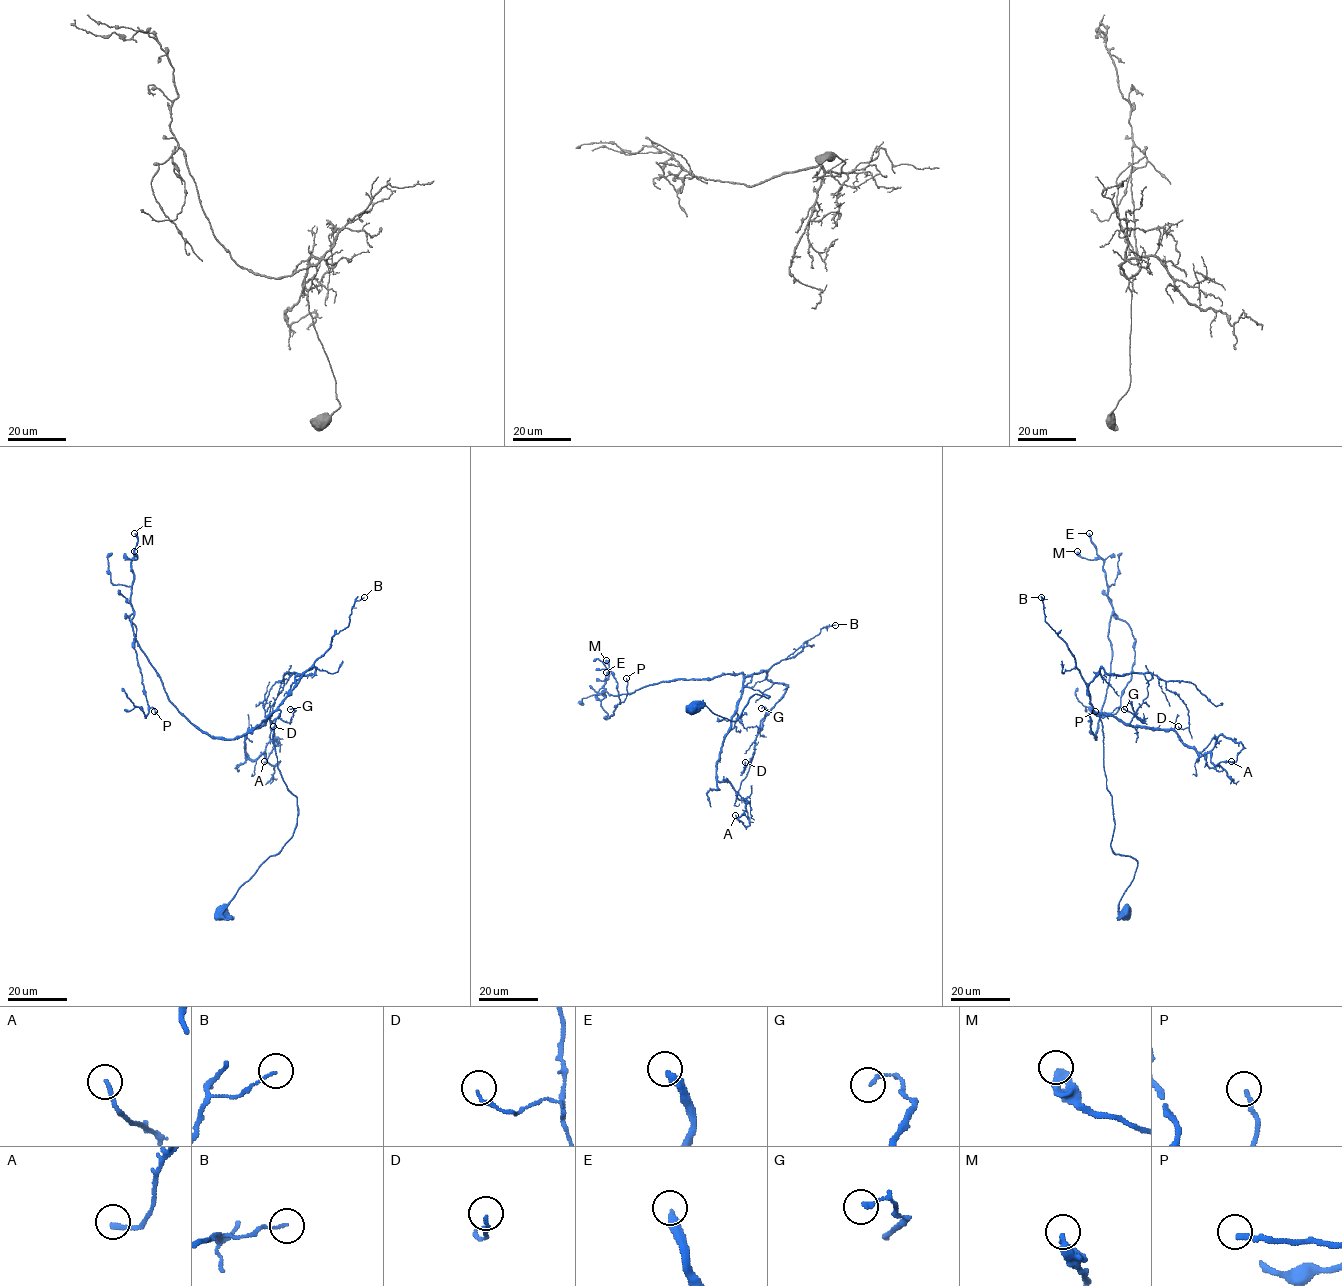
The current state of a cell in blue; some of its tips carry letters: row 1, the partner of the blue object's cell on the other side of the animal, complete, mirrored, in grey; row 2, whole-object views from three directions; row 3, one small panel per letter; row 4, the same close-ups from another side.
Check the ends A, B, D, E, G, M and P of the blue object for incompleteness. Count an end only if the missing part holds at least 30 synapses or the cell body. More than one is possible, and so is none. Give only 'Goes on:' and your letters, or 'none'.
Goes on: E

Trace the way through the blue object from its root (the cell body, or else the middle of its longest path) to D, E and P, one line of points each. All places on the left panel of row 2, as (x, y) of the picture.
D: (220, 913), (293, 835), (297, 798), (278, 767), (273, 727), (295, 677), (314, 667), (284, 676), (273, 726)
E: (220, 913), (296, 824), (297, 798), (273, 739), (280, 710), (216, 739), (169, 699), (131, 623), (134, 533)
P: (220, 913), (296, 824), (273, 739), (280, 710), (233, 739), (203, 733), (169, 699), (133, 613), (154, 711)

